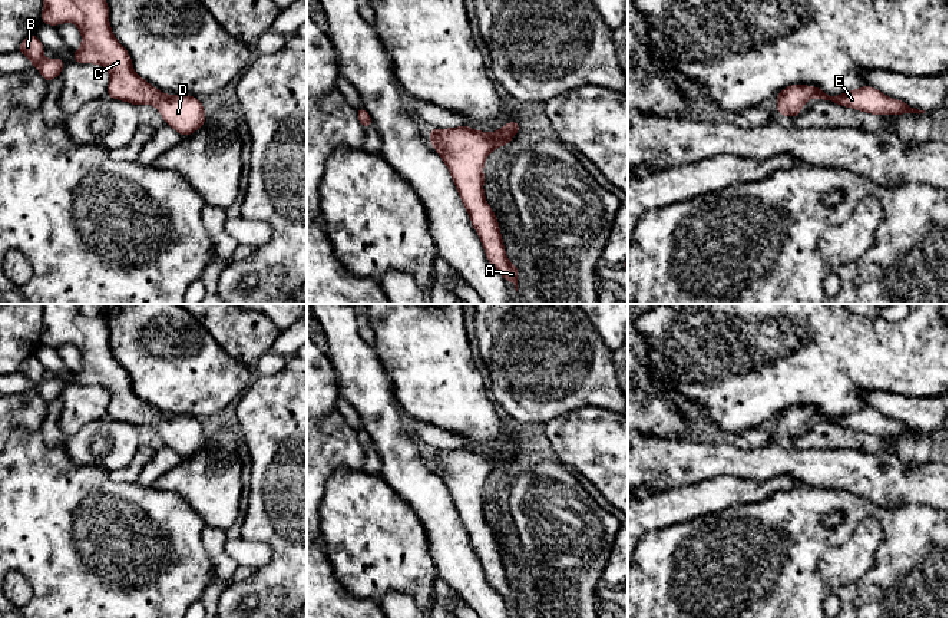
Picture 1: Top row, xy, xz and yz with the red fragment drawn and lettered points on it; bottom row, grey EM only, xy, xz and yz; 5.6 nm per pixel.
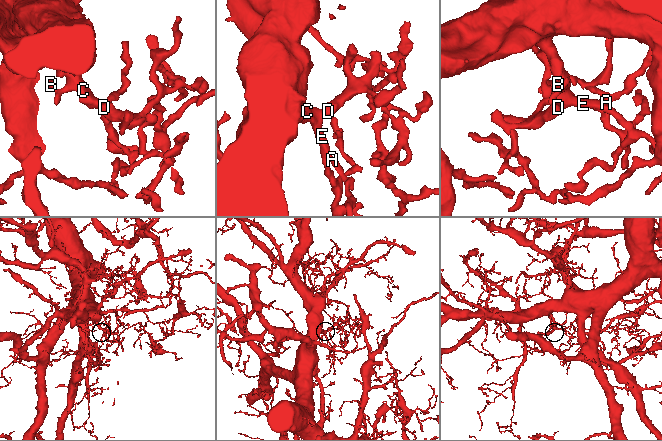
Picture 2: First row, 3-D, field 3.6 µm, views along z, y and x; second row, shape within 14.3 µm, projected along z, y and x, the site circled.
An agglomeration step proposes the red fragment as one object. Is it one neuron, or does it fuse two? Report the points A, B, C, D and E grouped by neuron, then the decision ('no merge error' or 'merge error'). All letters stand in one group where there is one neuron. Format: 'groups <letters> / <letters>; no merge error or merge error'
groups A B C D E; no merge error

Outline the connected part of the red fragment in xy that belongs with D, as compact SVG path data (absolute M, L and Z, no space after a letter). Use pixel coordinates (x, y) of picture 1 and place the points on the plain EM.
M43 304L42 344L59 347L70 343L82 353L82 369L73 371L77 384L96 384L110 394L108 417L132 426L155 426L165 445L189 457L205 445L206 434L198 419L165 416L132 389L130 376L116 361L109 346L105 317L86 317L79 304Z

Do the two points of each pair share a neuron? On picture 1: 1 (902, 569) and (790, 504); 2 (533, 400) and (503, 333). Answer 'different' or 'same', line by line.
1: same
2: same

